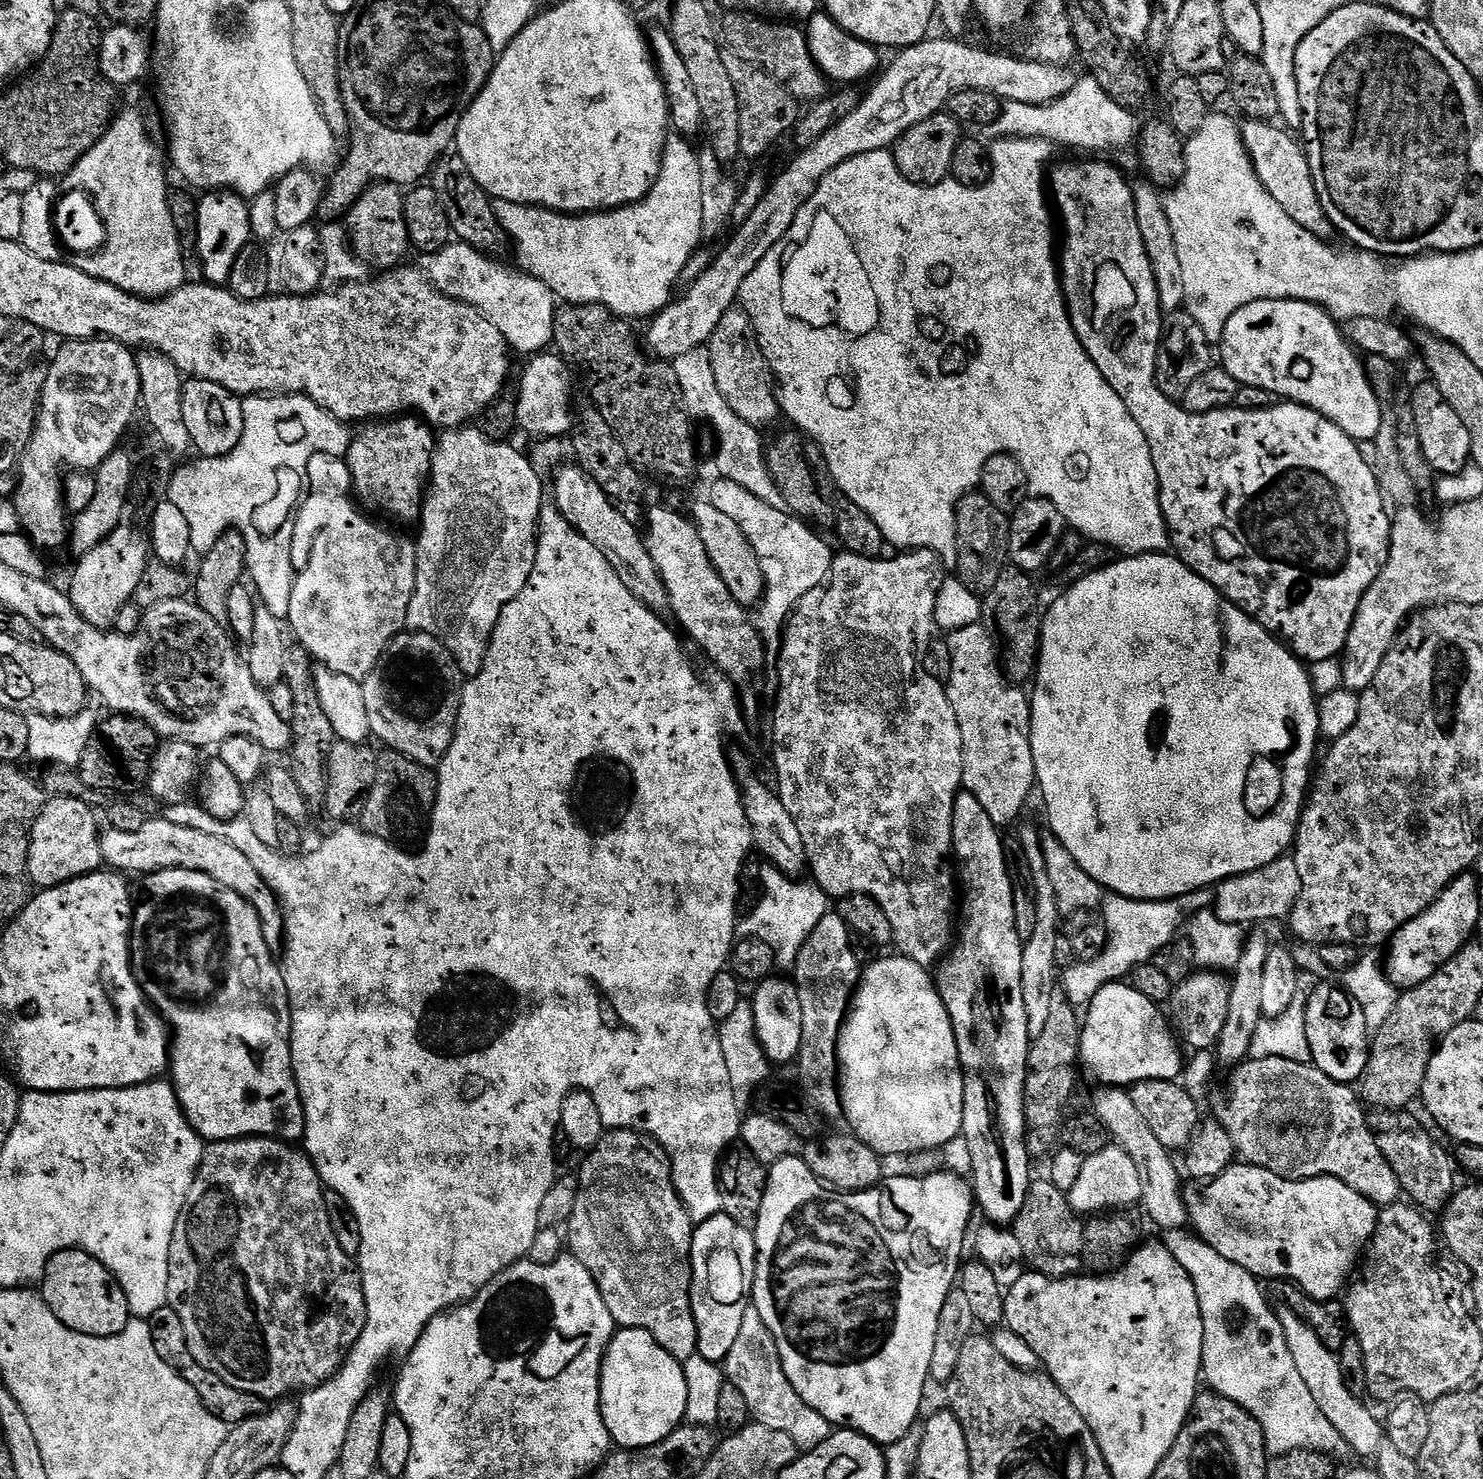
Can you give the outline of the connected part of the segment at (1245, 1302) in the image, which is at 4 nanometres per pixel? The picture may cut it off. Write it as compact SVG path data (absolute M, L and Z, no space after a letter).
M1186 1228L1167 1229L1162 1242L1170 1254L1181 1263L1197 1288L1199 1309L1203 1320L1203 1366L1205 1383L1220 1396L1238 1402L1263 1430L1267 1448L1271 1455L1277 1456L1298 1449L1321 1452L1329 1456L1350 1456L1351 1448L1342 1434L1327 1421L1318 1407L1314 1394L1307 1389L1294 1359L1288 1349L1283 1328L1274 1308L1271 1308L1257 1277L1223 1258L1212 1246Z

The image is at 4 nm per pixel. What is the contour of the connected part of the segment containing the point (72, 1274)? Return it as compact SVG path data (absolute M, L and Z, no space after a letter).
M67 1248L50 1258L44 1271L42 1295L57 1318L78 1334L106 1338L124 1330L133 1319L126 1294L112 1277L112 1271L102 1261L88 1252L81 1252L79 1248Z

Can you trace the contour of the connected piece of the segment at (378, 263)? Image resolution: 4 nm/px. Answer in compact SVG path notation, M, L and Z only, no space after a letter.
M377 182L356 199L356 205L346 217L346 235L351 251L369 269L395 270L407 261L404 259L410 253L410 245L404 198L401 185Z

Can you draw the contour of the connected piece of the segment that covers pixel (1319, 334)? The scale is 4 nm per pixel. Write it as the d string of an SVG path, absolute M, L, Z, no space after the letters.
M1305 300L1250 302L1250 306L1242 306L1242 310L1230 314L1230 322L1226 322L1226 330L1218 345L1218 360L1245 389L1265 388L1276 398L1314 409L1334 422L1334 426L1341 428L1351 440L1372 440L1376 436L1376 407L1381 401L1371 392L1357 349L1347 343L1343 335L1336 336L1336 327L1337 321L1325 308Z

